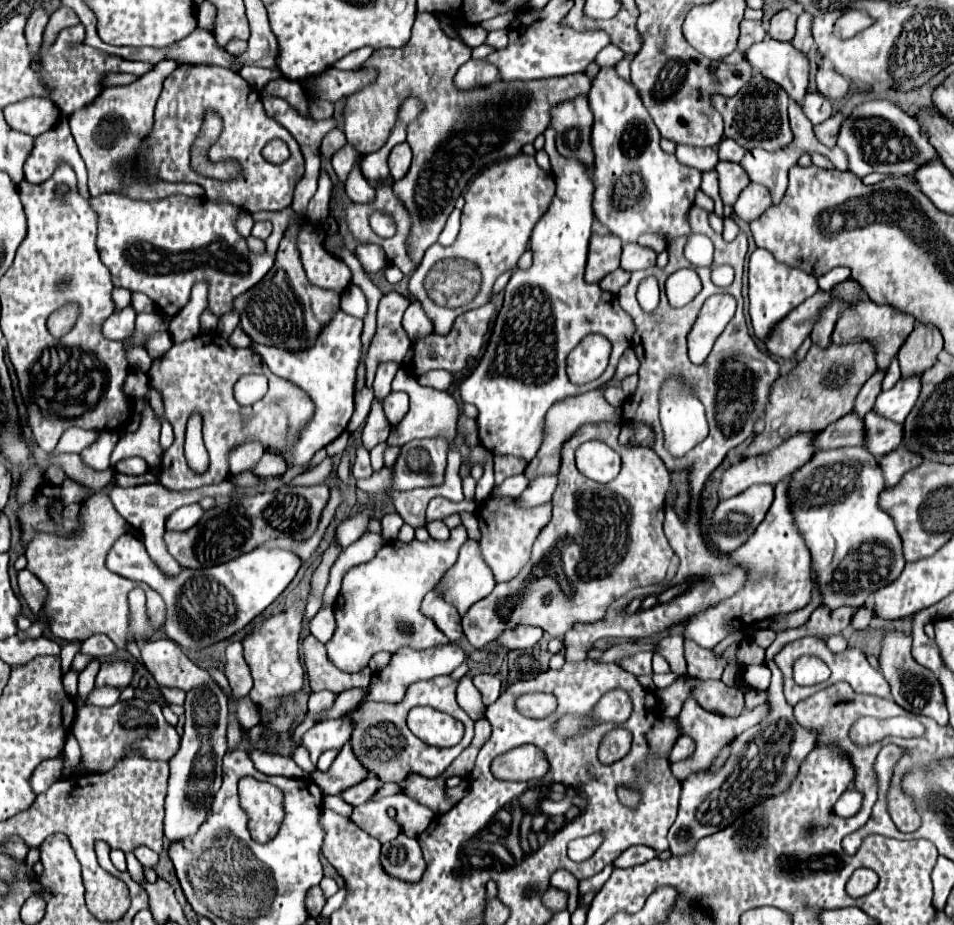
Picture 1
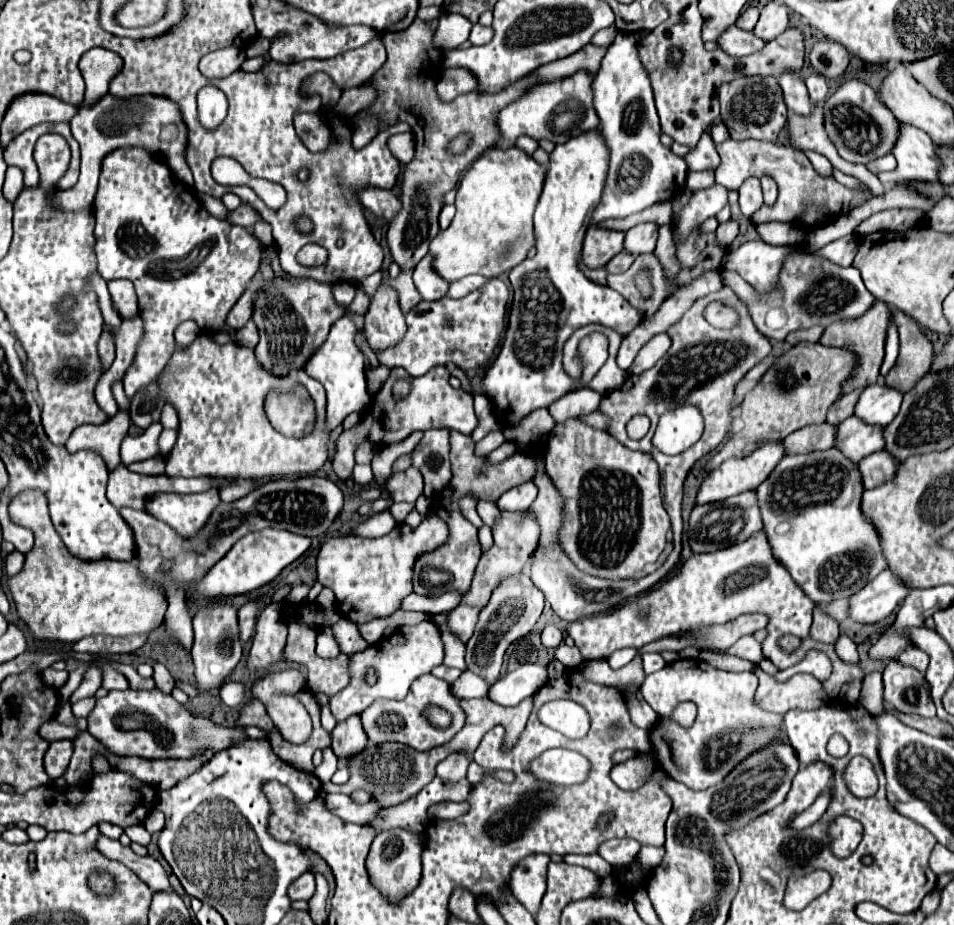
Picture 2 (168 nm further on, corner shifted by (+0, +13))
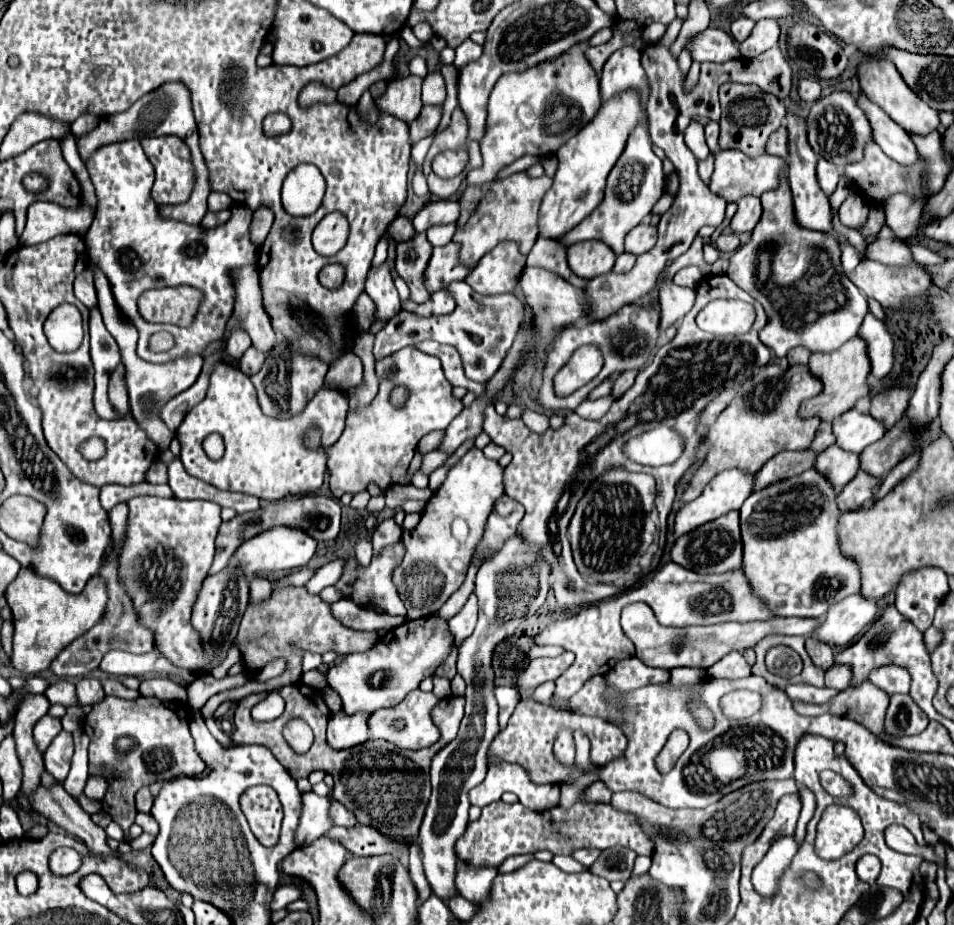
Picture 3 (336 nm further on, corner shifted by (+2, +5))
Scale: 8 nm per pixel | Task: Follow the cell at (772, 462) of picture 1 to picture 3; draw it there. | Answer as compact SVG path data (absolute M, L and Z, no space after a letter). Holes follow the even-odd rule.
M731 468L731 470L725 470L721 474L717 474L703 490L703 494L699 498L695 498L693 502L685 504L679 512L677 512L677 518L675 518L675 538L685 534L685 532L691 532L693 528L709 522L709 520L715 520L723 514L727 514L729 510L739 510L741 504L751 496L753 492L753 484L755 484L755 474L751 472L743 472L743 470L737 470L737 468Z

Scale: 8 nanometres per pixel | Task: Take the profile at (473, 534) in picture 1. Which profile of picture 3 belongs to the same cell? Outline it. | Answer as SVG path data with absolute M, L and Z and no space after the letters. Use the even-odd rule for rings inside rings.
M337 600L329 604L333 616L349 628L355 630L393 630L405 622L403 616L391 616L383 612L375 612L373 608L359 608L349 600Z

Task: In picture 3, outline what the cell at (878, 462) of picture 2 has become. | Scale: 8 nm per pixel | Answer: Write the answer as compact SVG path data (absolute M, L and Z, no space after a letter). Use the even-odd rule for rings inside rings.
M863 470L857 472L857 476L841 490L839 494L839 508L843 508L843 512L847 510L855 510L859 506L863 506L863 502L873 500L875 498L875 488L879 488L883 480L879 480L877 476L871 476Z

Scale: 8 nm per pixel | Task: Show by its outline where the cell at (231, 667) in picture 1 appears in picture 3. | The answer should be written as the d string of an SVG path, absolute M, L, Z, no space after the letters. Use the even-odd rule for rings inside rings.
M251 580L251 594L249 594L249 602L251 604L259 604L263 600L267 600L271 596L273 584L269 580Z

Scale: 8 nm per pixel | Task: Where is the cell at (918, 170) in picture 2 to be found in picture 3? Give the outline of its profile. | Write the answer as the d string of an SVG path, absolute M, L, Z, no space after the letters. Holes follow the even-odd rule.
M859 96L859 106L863 112L867 112L871 128L875 132L875 142L881 146L881 150L901 166L913 166L919 160L919 154L911 136L907 136L899 124L895 124L879 106L869 102L865 96Z

